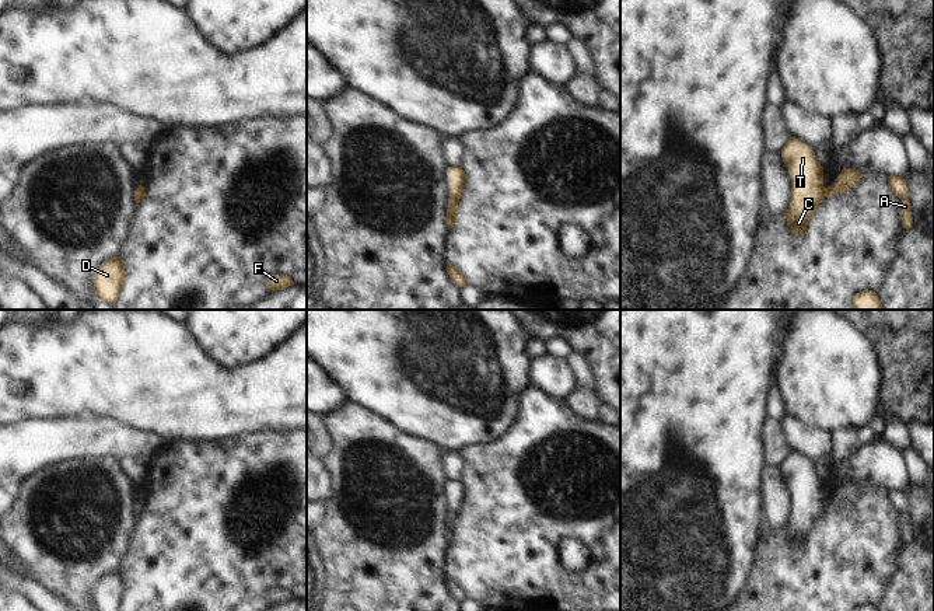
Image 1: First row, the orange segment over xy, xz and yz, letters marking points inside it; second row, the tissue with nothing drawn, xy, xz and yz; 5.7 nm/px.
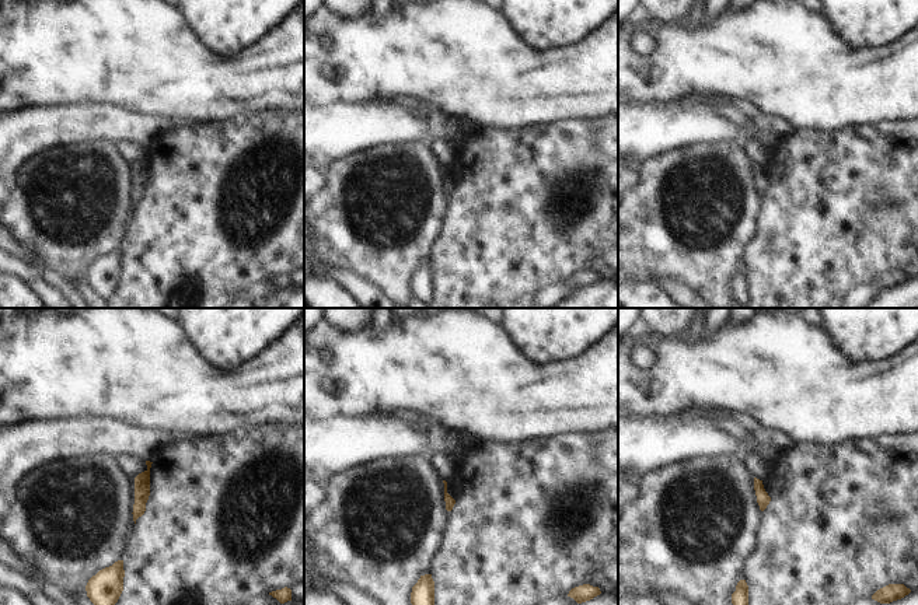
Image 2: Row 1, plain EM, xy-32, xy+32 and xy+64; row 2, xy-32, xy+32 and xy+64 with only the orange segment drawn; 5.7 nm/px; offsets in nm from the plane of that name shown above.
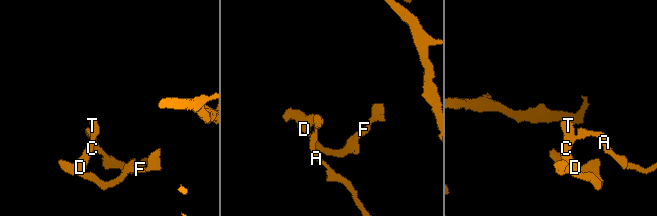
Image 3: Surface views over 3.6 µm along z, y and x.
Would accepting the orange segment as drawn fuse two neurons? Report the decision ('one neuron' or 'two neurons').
two neurons

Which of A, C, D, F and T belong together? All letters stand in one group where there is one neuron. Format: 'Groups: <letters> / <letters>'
Groups: A / C D F T

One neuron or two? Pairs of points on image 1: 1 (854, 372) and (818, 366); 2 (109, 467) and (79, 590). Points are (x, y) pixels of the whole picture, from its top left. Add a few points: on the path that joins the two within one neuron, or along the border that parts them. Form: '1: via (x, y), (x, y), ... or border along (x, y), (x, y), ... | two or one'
1: via (846, 372), (829, 372), (826, 369) | one
2: via (95, 498), (79, 516), (79, 559) | one

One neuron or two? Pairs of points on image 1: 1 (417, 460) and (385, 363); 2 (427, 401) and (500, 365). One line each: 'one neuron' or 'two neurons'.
1: two neurons
2: one neuron

